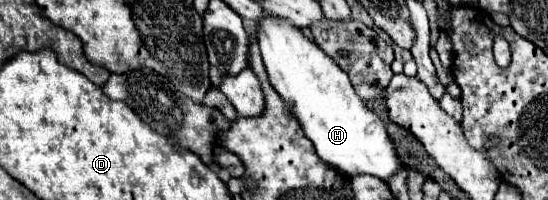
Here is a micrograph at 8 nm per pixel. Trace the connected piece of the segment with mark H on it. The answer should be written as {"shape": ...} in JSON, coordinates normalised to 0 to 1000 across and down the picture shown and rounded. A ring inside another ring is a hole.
{"shape":[[[489,85],[471,125],[467,185],[496,435],[522,515],[526,565],[547,605],[577,775],[631,885],[668,865],[708,915],[734,845],[734,815],[704,625],[653,485],[639,385],[533,115]]]}

